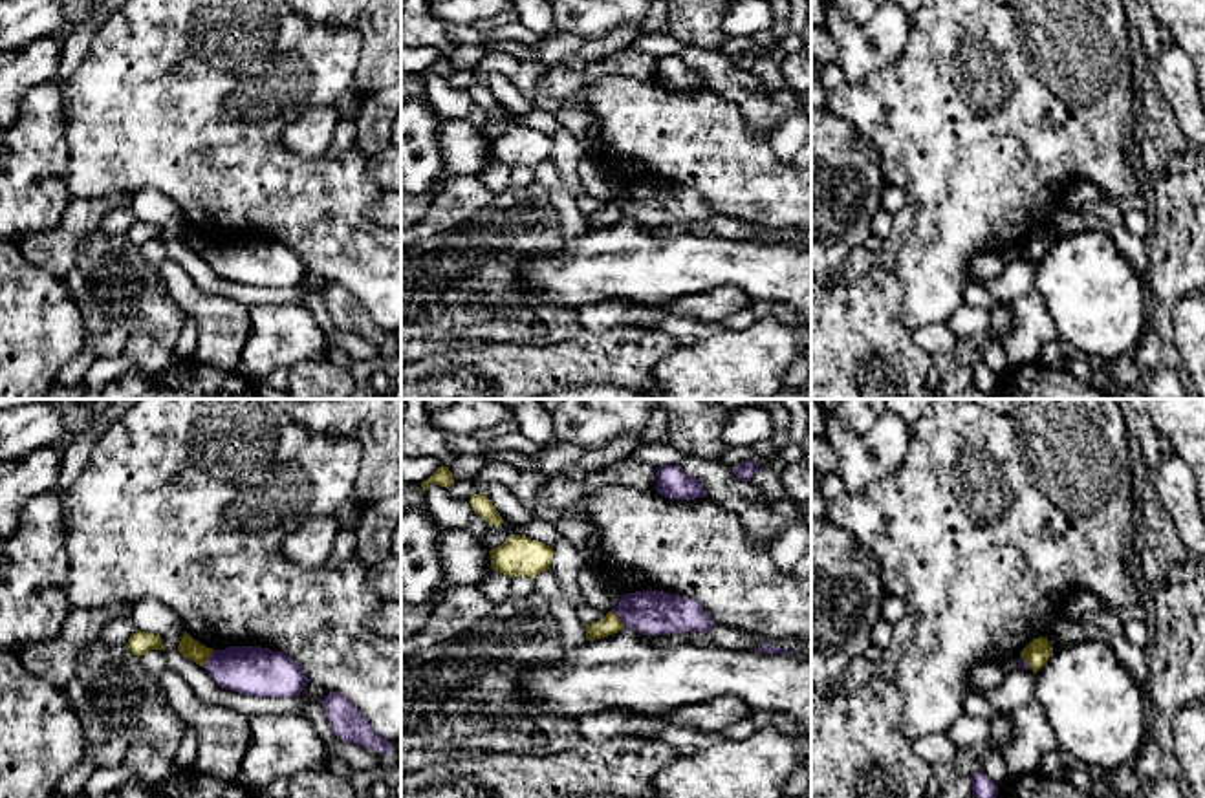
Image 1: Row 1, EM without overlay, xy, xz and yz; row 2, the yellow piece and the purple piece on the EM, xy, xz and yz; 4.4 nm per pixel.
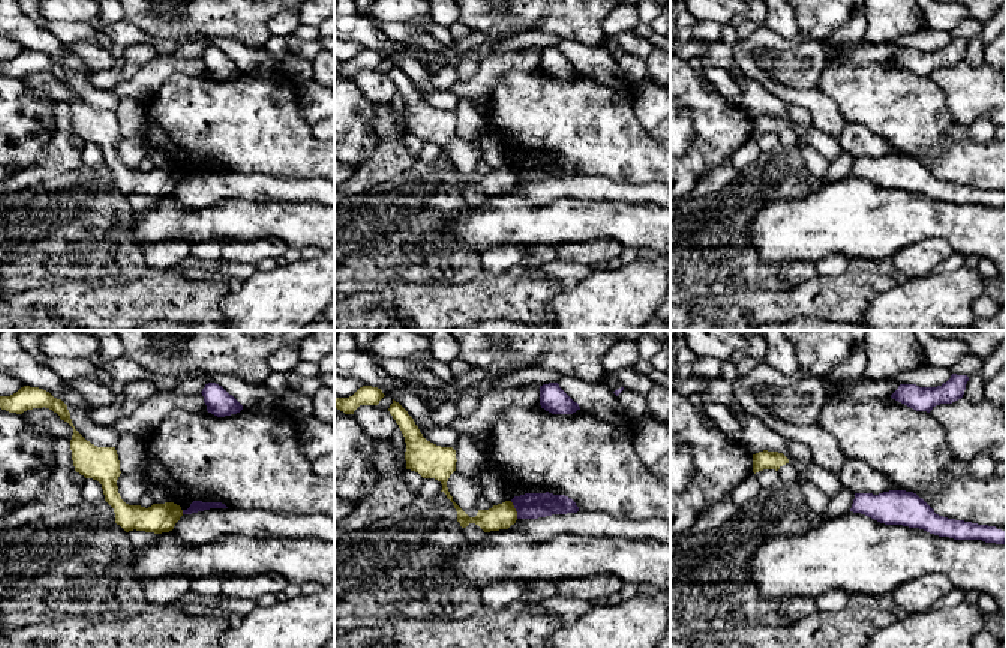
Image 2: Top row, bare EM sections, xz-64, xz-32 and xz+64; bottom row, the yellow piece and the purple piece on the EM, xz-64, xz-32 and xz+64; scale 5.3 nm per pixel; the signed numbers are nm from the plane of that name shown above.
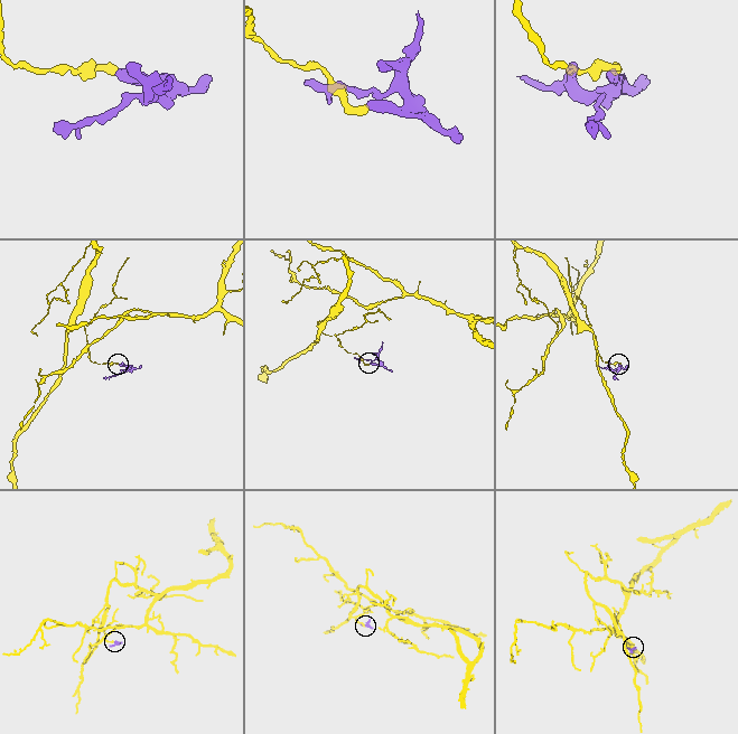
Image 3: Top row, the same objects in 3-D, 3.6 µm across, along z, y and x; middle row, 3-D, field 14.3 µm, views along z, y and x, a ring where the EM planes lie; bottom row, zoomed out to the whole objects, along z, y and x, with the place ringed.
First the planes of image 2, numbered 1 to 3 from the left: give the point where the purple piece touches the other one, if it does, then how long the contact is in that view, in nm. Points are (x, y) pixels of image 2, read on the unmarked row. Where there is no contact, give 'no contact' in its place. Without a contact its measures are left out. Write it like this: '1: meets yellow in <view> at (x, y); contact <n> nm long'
1: meets yellow in xz-64 at (182, 176); contact 30 nm long
2: meets yellow in xz-32 at (514, 174); contact 100 nm long
3: no contact

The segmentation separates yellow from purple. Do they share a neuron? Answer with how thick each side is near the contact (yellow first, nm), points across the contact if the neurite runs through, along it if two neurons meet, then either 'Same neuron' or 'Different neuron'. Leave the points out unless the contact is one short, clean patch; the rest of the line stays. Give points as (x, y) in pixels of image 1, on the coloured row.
Thickness 90 nm (yellow) against 190 nm. Boundary: xz (612, 610), (625, 626). Different neuron

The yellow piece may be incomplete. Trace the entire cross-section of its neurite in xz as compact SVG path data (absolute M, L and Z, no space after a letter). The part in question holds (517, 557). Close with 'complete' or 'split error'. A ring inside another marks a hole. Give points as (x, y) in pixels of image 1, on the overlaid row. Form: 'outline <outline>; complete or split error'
outline M515 534L502 545L489 551L491 567L511 578L527 577L535 578L549 569L553 549L542 542Z; complete

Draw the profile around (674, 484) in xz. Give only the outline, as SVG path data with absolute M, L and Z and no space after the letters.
M679 465L659 467L654 489L670 500L694 500L707 496L703 485L689 476Z

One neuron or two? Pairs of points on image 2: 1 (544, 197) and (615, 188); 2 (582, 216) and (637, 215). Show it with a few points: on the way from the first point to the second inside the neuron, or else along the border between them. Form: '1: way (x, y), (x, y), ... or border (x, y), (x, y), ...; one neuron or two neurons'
1: way (562, 188), (597, 188); one neuron
2: way (595, 216), (624, 216); one neuron

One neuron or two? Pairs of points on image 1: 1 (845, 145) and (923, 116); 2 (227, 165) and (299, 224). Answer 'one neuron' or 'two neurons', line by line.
1: two neurons
2: one neuron

